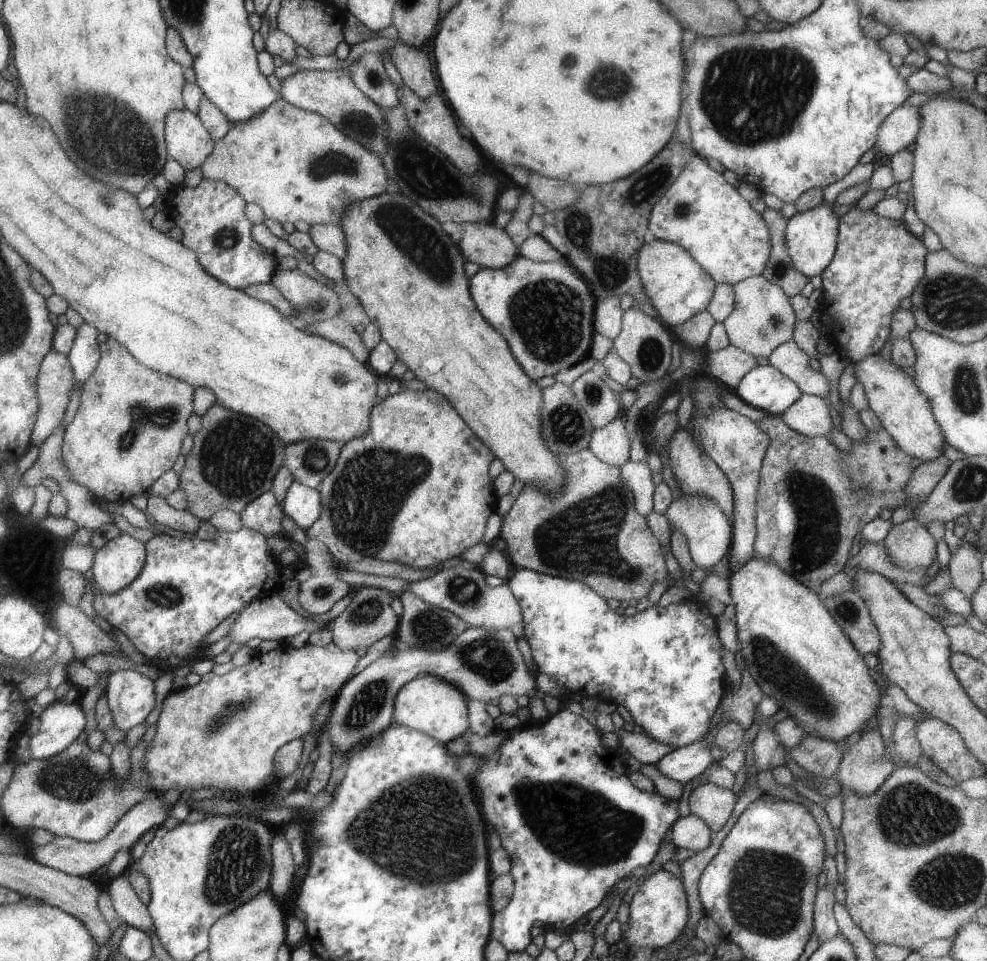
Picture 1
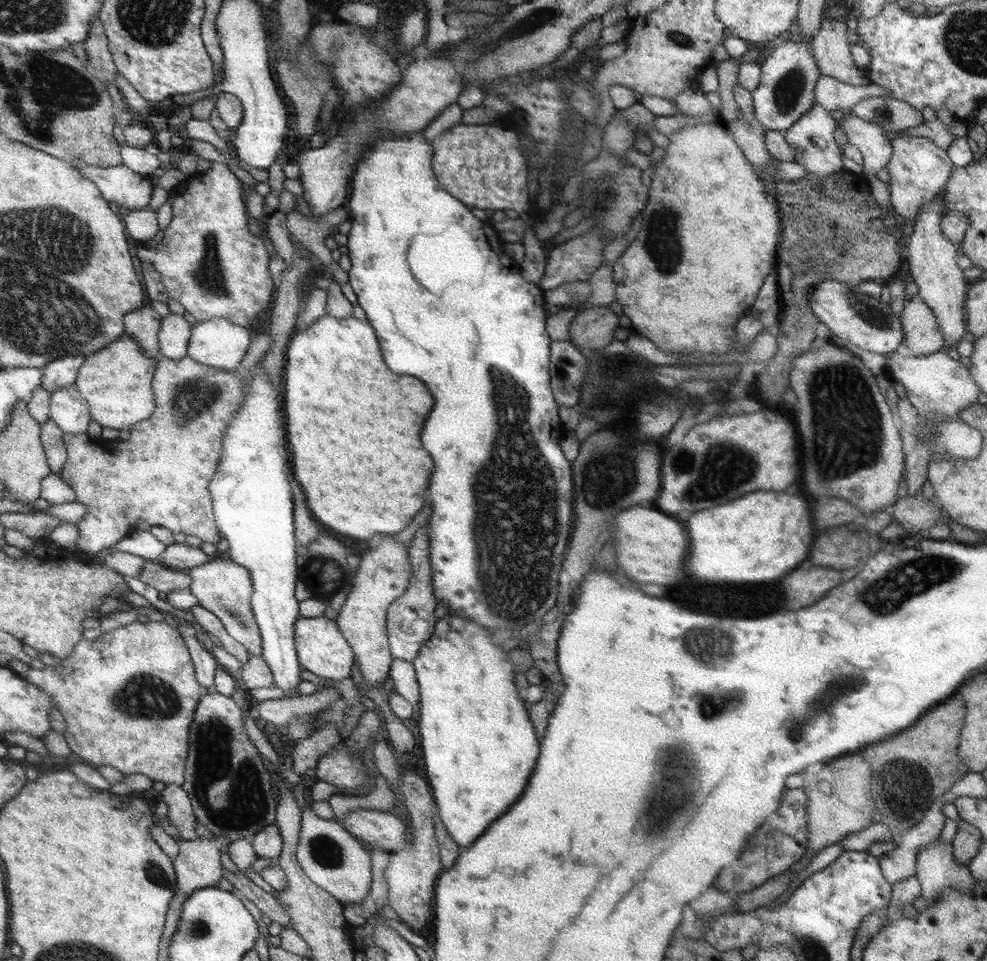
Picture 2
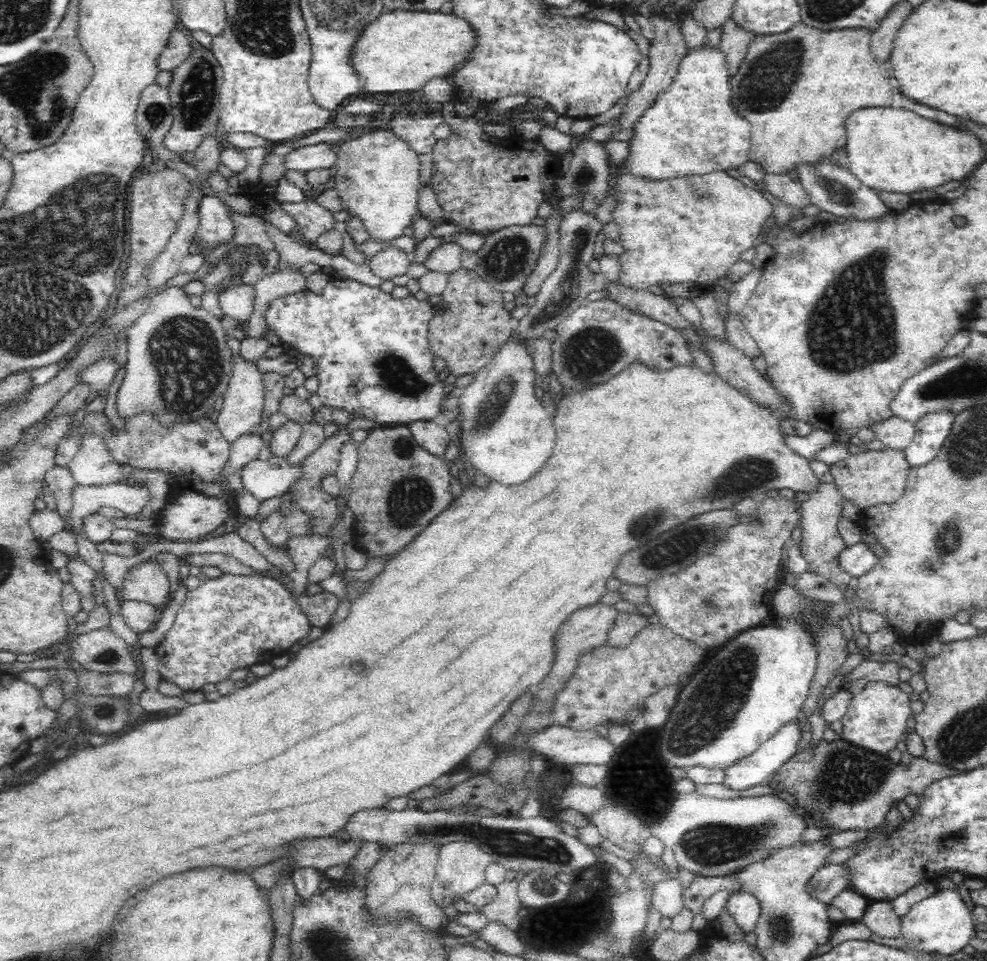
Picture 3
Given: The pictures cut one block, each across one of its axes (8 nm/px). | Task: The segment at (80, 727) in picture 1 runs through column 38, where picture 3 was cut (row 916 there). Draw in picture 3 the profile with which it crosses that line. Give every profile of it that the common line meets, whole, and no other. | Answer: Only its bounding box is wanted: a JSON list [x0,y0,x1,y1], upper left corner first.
[724,890,761,935]

